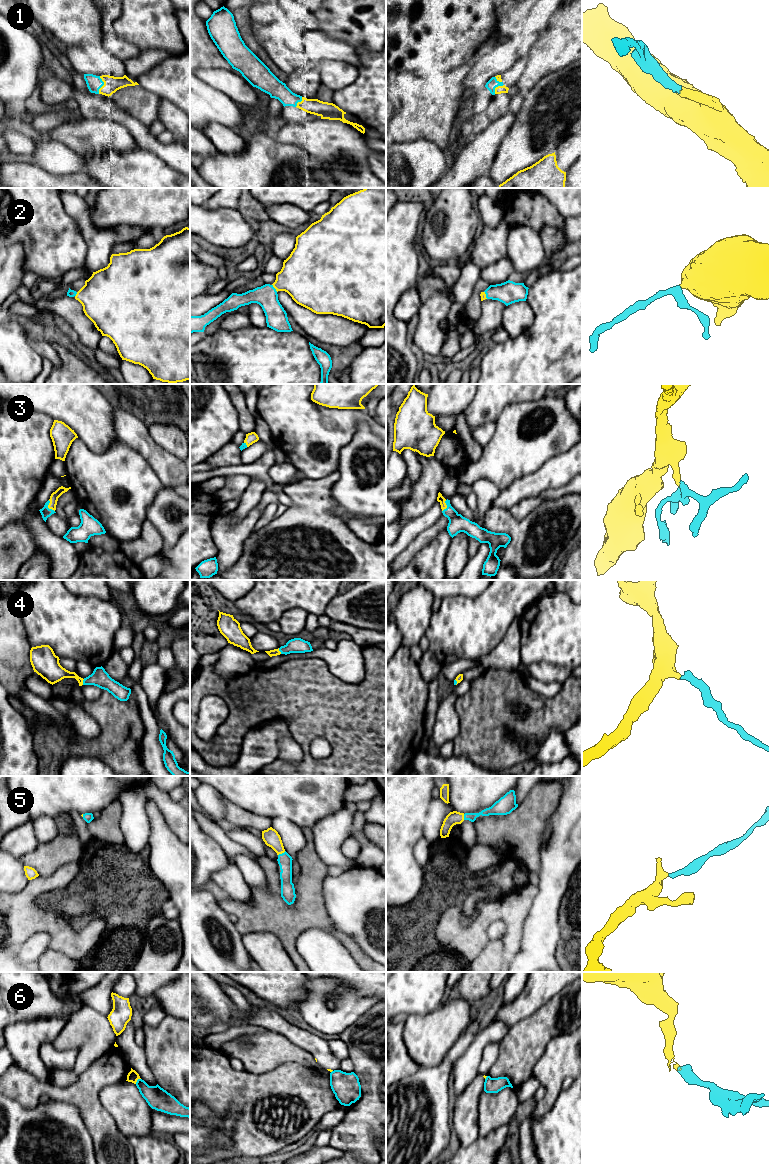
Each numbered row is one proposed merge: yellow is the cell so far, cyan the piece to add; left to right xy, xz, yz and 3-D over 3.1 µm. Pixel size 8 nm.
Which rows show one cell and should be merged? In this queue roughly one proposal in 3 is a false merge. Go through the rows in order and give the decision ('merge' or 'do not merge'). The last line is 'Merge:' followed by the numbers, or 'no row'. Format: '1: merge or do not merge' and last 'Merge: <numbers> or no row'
1: merge
2: merge
3: merge
4: merge
5: merge
6: do not merge
Merge: 1, 2, 3, 4, 5

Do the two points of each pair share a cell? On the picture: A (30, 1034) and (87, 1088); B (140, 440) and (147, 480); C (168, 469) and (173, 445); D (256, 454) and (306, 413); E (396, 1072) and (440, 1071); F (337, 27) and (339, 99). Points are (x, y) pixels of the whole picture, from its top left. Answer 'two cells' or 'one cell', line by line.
A: two cells
B: two cells
C: two cells
D: two cells
E: two cells
F: two cells

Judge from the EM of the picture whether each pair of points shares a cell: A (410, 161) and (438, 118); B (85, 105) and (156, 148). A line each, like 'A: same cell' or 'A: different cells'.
A: different cells
B: same cell

